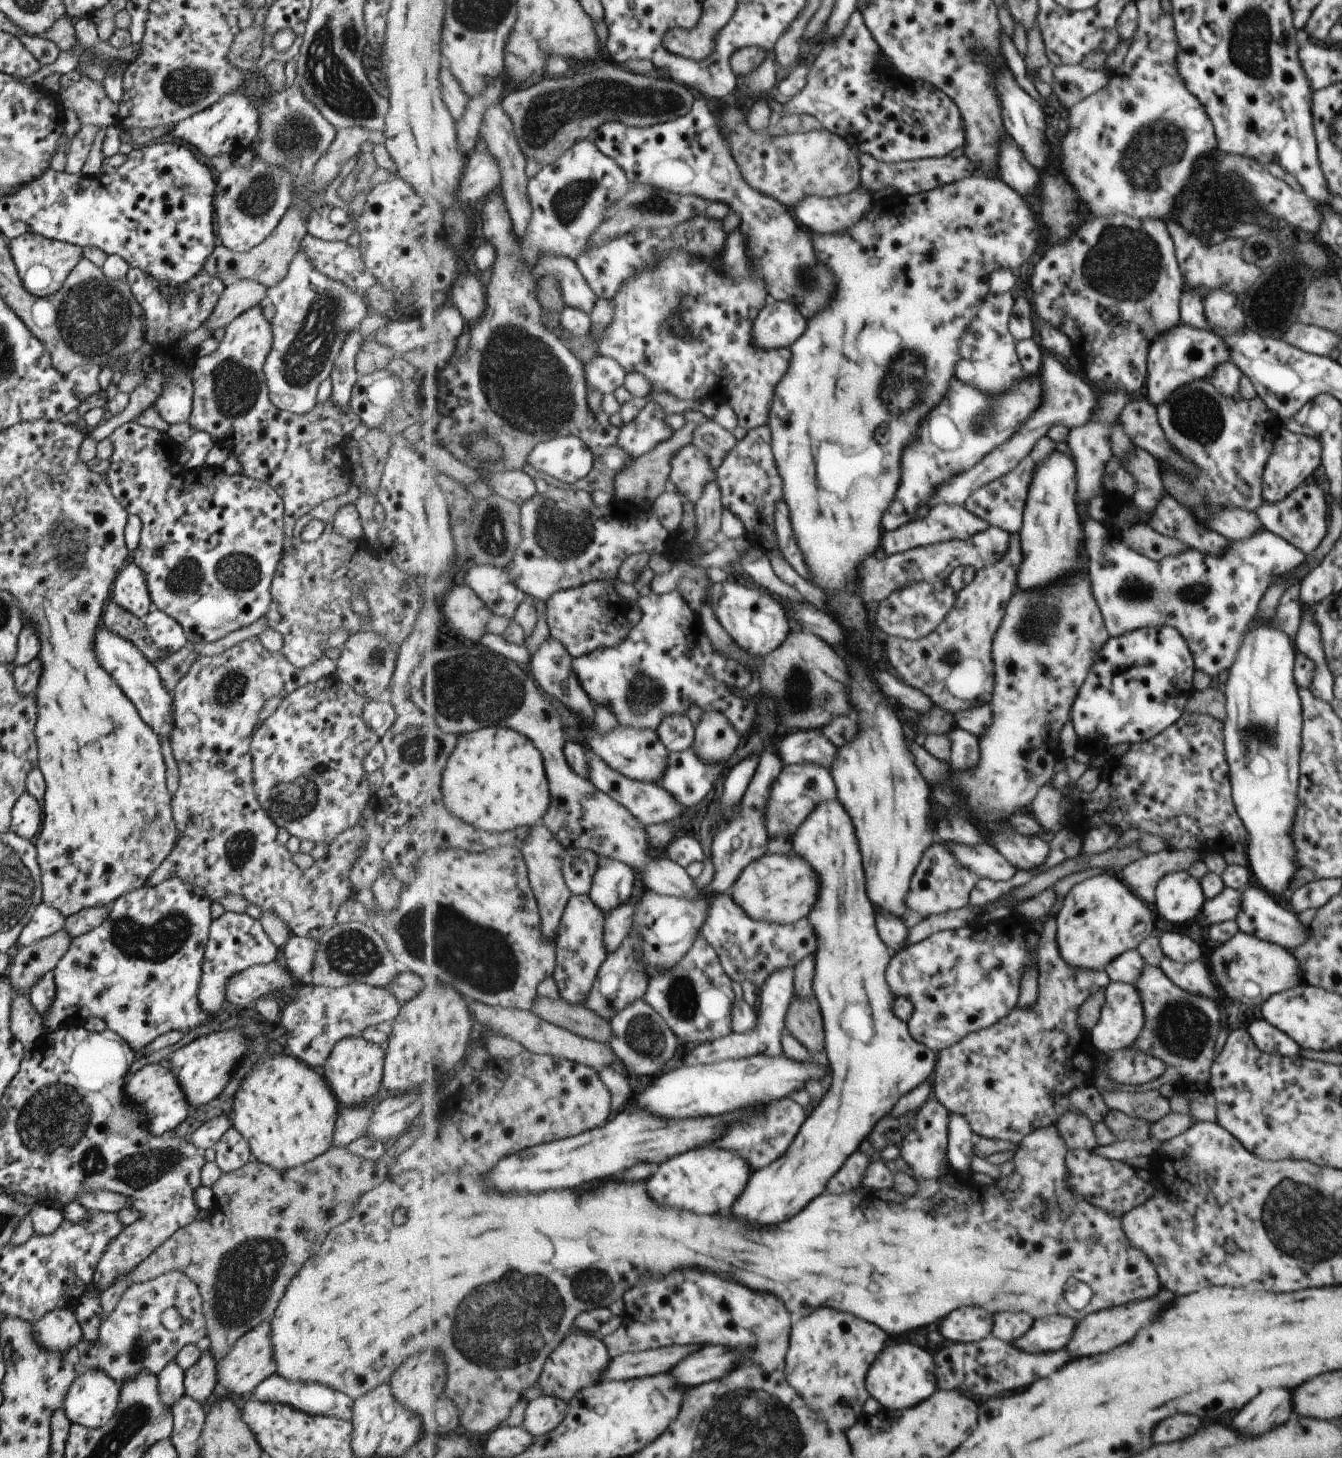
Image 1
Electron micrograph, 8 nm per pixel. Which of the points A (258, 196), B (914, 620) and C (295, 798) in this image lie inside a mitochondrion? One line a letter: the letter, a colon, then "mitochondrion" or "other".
A: mitochondrion
B: mitochondrion
C: mitochondrion

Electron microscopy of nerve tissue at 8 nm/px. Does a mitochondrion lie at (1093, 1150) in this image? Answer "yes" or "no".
no

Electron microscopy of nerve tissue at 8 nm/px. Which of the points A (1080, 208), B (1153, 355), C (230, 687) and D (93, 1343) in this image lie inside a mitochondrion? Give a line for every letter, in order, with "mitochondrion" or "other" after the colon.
A: other
B: other
C: mitochondrion
D: other

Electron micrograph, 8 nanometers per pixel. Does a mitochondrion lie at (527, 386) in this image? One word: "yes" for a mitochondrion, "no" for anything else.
yes

